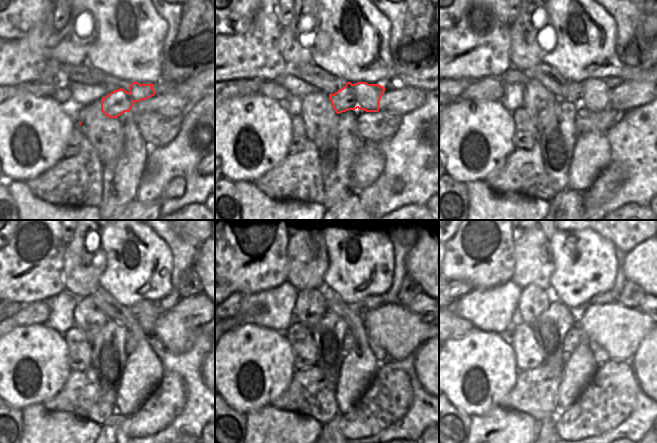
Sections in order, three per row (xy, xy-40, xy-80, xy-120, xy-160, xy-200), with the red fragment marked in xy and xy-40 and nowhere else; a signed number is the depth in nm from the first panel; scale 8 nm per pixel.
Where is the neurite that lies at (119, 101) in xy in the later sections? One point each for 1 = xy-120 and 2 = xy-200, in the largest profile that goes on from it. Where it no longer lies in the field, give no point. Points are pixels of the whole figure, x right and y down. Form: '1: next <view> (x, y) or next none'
1: next xy-120 (146, 312)
2: next xy-200 (611, 296)

